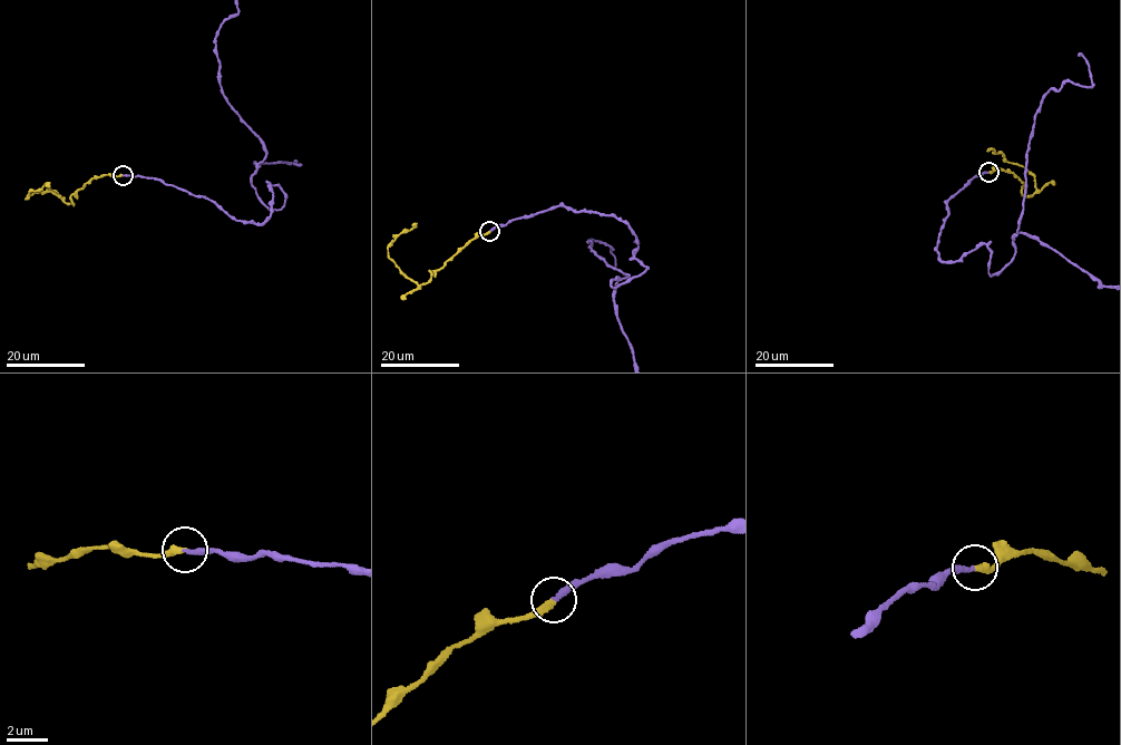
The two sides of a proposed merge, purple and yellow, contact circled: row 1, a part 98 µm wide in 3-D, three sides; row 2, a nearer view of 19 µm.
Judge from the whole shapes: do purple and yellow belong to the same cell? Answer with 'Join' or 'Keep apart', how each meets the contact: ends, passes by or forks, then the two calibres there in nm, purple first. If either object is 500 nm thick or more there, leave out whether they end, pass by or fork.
Join. At the ring purple ends. At the ring yellow ends. Thickness 220 nm (purple) against 320 nm

